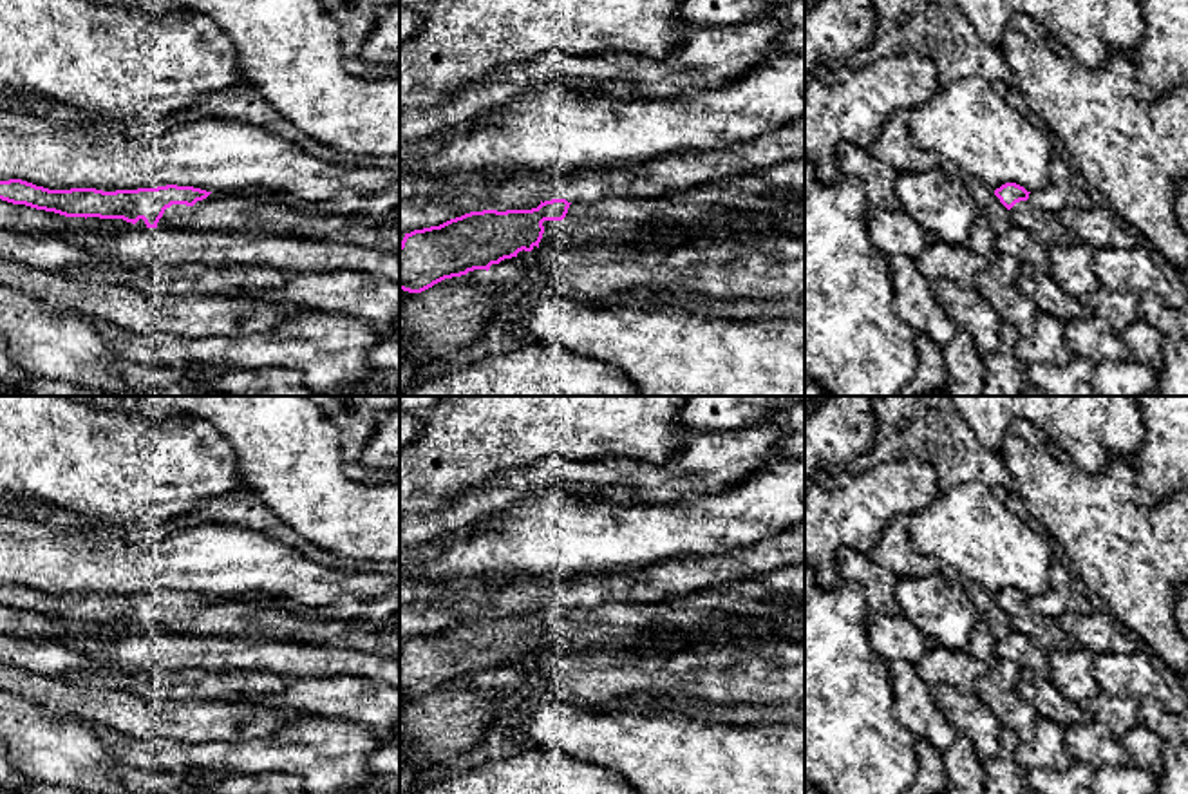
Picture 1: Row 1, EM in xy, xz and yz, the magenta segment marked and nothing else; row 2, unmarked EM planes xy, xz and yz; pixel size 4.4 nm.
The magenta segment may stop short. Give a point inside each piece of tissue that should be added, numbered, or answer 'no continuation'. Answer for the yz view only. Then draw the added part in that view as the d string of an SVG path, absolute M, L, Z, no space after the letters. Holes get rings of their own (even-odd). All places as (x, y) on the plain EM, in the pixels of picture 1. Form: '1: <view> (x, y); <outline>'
1: yz (1046, 632); M1031 604L1016 608L1009 615L1014 631L1029 637L1047 655L1078 647L1078 642L1061 626L1061 619L1038 613Z

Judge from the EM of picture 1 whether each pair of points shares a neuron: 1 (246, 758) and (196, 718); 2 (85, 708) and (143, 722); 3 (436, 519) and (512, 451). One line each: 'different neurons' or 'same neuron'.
1: different neurons
2: same neuron
3: different neurons

